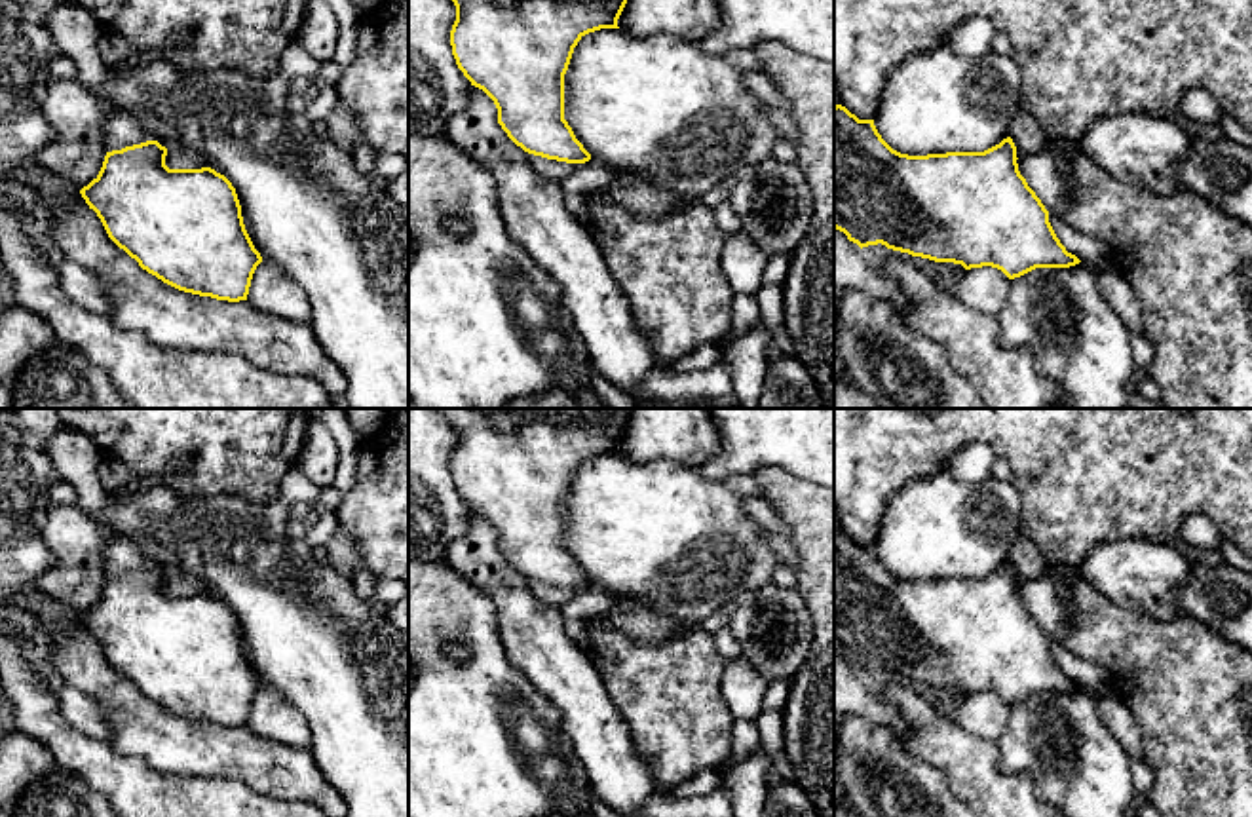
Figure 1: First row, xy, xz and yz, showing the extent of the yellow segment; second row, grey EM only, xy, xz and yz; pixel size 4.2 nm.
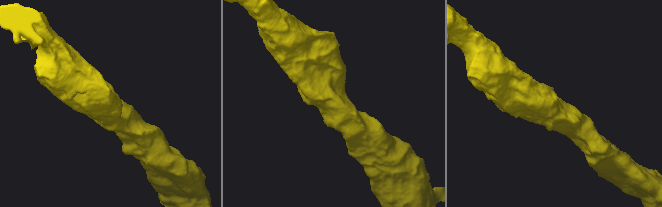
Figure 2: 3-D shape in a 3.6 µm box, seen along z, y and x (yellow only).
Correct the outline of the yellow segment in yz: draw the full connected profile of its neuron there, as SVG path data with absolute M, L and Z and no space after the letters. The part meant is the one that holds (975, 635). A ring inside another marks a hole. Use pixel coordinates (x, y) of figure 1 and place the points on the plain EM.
M834 532L834 654L844 657L849 667L857 669L861 674L868 671L885 671L887 674L908 678L912 682L929 684L935 688L954 688L961 690L965 695L992 692L1001 695L1009 705L1020 703L1035 694L1070 694L1081 686L1068 678L1066 673L1056 663L1051 648L1049 636L1028 612L1026 604L1018 597L1016 572L1011 562L1003 564L999 570L984 578L946 578L946 580L927 580L927 581L908 581L893 576L878 559L874 545L859 545L845 532Z

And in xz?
M631 408L437 410L456 431L456 490L494 526L507 562L534 581L589 587L564 545L564 500L585 460L619 454Z

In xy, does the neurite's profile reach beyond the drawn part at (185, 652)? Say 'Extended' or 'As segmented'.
As segmented

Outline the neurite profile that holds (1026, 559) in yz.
M1020 536L1009 549L1009 562L1013 564L1015 572L1024 580L1037 580L1047 572L1047 560L1039 547Z

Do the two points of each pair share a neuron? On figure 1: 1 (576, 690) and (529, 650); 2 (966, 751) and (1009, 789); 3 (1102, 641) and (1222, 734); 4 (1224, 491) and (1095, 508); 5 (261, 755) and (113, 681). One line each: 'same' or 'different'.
1: same
2: same
3: same
4: same
5: same

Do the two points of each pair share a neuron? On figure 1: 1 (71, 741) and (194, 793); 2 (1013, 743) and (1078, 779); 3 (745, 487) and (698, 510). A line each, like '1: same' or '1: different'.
1: same
2: same
3: different

